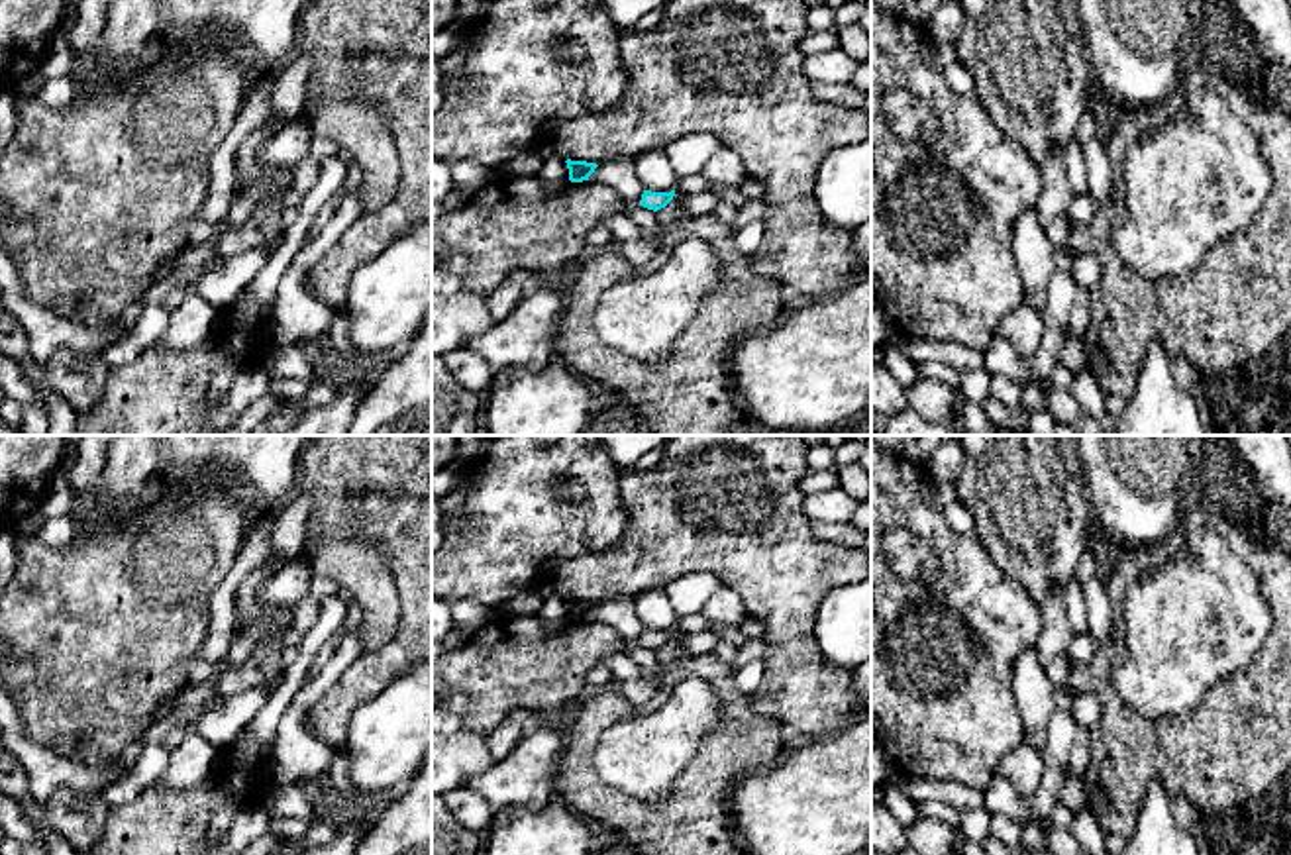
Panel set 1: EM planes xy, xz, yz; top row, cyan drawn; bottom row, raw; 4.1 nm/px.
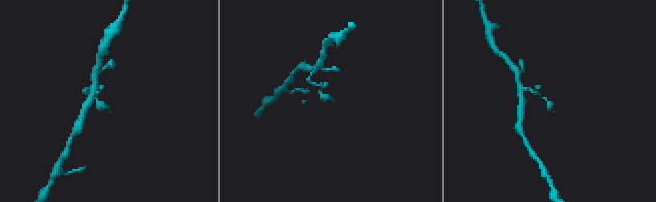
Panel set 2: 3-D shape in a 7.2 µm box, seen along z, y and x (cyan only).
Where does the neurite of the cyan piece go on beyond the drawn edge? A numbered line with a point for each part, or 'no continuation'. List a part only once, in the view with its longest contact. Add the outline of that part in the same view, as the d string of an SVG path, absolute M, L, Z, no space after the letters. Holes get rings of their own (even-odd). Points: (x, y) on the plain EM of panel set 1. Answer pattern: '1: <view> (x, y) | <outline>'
no continuation

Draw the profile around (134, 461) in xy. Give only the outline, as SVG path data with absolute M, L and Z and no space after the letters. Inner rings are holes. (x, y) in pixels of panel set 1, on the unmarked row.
M114 435L100 478L96 504L108 518L122 520L153 492L161 469L161 435Z

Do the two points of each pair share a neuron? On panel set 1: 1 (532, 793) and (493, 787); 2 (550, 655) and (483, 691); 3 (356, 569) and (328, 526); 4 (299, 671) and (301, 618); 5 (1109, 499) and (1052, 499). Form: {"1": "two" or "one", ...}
{"1": "one", "2": "one", "3": "one", "4": "two", "5": "two"}

